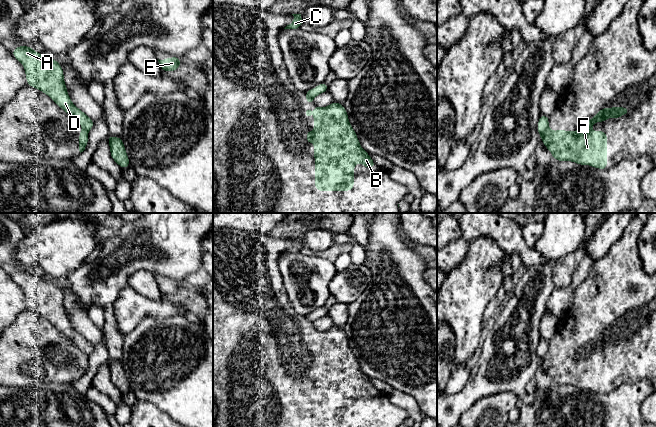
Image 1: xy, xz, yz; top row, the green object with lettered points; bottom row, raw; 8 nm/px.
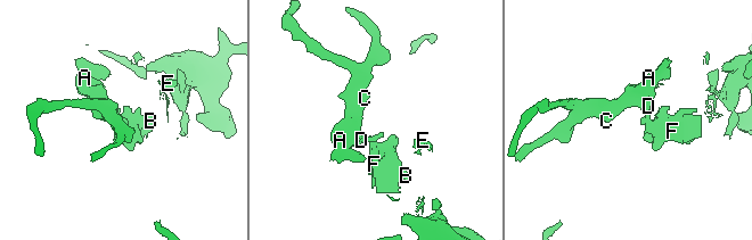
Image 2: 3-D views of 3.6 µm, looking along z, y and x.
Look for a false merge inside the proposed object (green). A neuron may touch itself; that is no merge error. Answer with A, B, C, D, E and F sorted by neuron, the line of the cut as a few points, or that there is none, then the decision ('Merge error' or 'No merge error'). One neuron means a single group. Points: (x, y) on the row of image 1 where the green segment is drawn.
Groups: A C D / B E F. Split along yz (548, 127), (540, 135). Merge error

